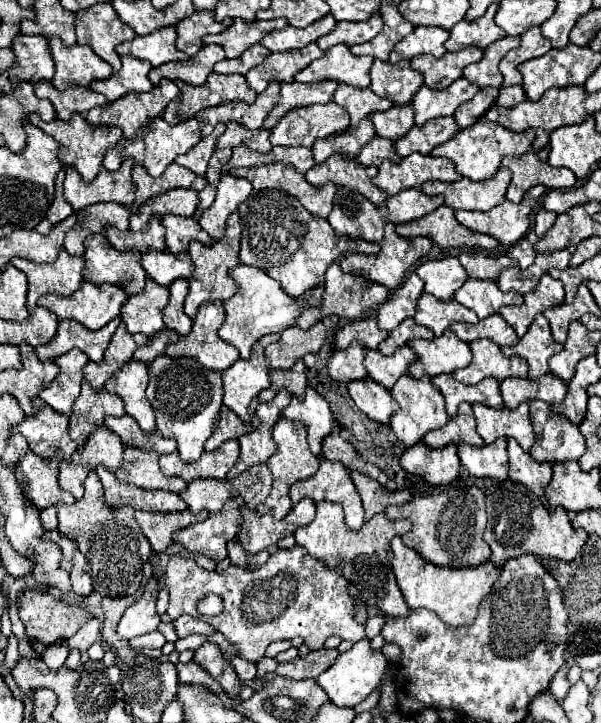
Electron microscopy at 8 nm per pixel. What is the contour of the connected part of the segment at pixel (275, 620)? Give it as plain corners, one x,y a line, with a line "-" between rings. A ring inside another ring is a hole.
302,546
280,548
260,568
230,564
222,572
208,572
190,558
170,556
166,586
170,586
168,614
172,620
182,614
190,614
212,624
230,642
234,642
240,648
240,656
250,662
258,662
268,644
282,638
302,636
310,650
318,650
332,634
342,640
358,642
364,638
366,630
366,624
354,618
354,598
348,592
348,580
338,574
338,570
322,564
322,560
312,558
-
206,594
218,594
224,600
224,612
220,616
198,614
196,602

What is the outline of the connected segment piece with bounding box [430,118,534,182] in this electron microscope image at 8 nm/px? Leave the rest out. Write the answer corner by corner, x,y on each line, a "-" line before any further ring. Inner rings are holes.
478,118
476,124
460,130
458,136
454,136
454,140
450,140
446,144
440,144
430,154
432,156
450,158
456,164
456,170
462,176
478,182
478,180
492,178
496,174
496,170
500,168
500,160
504,156
520,156
526,150
530,150
532,140
534,140
534,132
522,132
522,134
518,134
518,132
510,132
508,128
502,128
500,124
494,124
494,122
486,120
486,118

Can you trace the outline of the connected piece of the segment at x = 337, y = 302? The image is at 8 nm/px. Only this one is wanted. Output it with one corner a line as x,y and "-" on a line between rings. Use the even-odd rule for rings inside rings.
334,262
334,264
326,270
326,290
324,290
322,304
320,304
318,308
308,308
308,310
304,310
304,312
298,316
296,324
298,324
302,330
306,330
306,328
310,328
312,324
320,322
322,318
332,316
332,314
334,314
334,316
340,316
340,318
354,320
354,318
360,318
360,316
362,316
364,312
368,312
370,308
374,308
374,306
386,302
386,298
388,298
388,288
386,288
386,286
376,284
376,282
370,282
370,280
366,280
364,276
358,276
358,274
346,274
346,272
342,272
340,264

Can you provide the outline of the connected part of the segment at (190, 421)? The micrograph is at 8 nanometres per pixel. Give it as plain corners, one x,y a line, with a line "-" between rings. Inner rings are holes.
164,354
148,364
148,376
150,382
146,396
154,408
160,434
178,442
182,460
198,460
204,452
206,440
212,436
218,424
218,412
222,408
224,392
220,372
202,368
202,364
190,358
170,358

